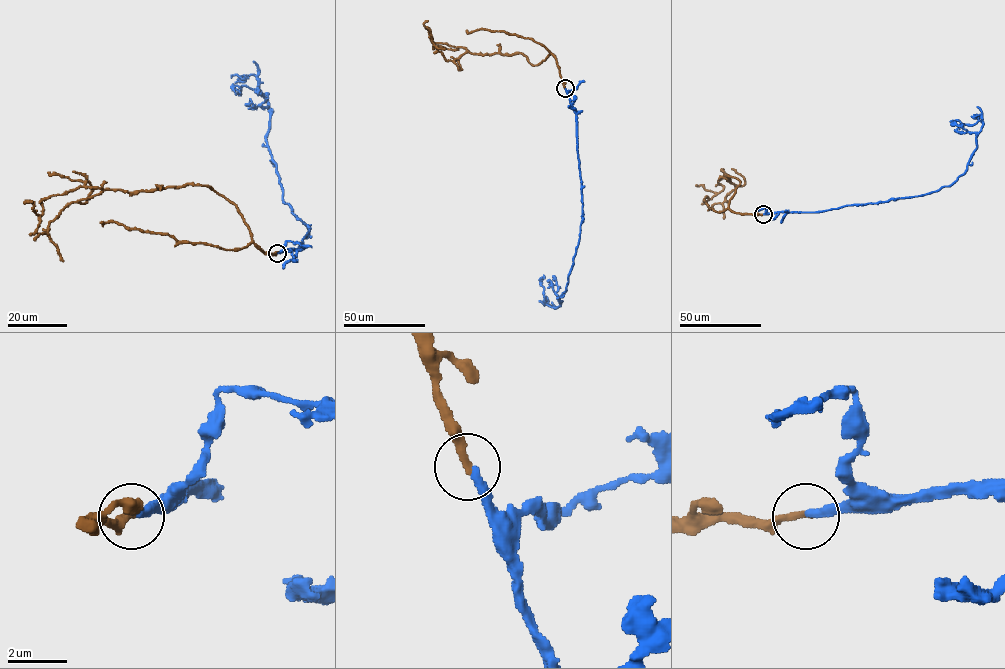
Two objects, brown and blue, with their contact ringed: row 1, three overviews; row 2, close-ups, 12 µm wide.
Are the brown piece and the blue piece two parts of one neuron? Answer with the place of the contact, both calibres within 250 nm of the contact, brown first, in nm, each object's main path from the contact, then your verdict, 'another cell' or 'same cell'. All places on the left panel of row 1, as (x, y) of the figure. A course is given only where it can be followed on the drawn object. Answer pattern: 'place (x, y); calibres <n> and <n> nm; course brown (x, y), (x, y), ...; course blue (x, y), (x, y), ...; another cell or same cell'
place (277, 253); calibres 260 and 280 nm; course brown (277, 253), (260, 249), (238, 208), (207, 186), (79, 187), (41, 201), (40, 215), (25, 201), (32, 201); course blue (277, 253), (298, 250), (308, 225), (283, 200), (266, 137), (269, 106), (256, 90), (241, 88); same cell

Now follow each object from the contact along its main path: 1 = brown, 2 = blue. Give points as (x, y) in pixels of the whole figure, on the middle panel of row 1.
1: (565, 88), (552, 54), (532, 65), (519, 53), (479, 55), (444, 43), (434, 48), (424, 25), (428, 20)
2: (565, 88), (576, 115), (582, 221), (566, 290), (556, 308), (544, 301), (544, 288), (539, 280), (544, 278)

